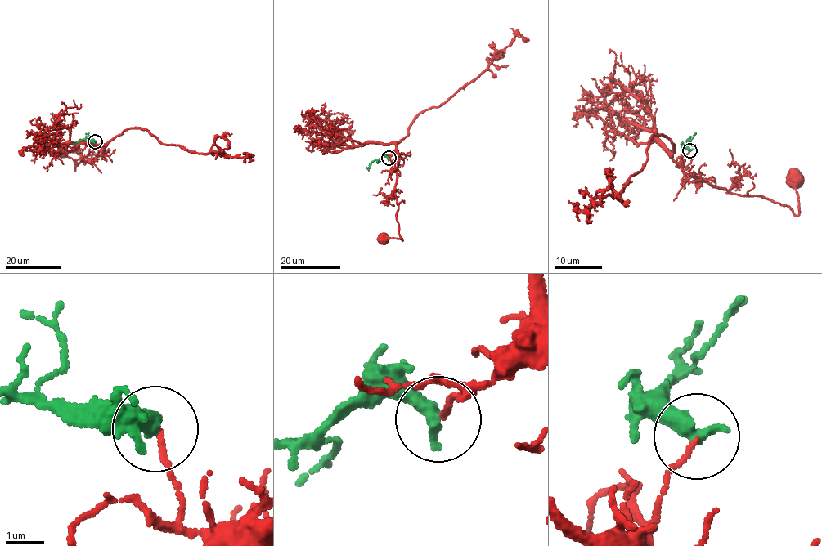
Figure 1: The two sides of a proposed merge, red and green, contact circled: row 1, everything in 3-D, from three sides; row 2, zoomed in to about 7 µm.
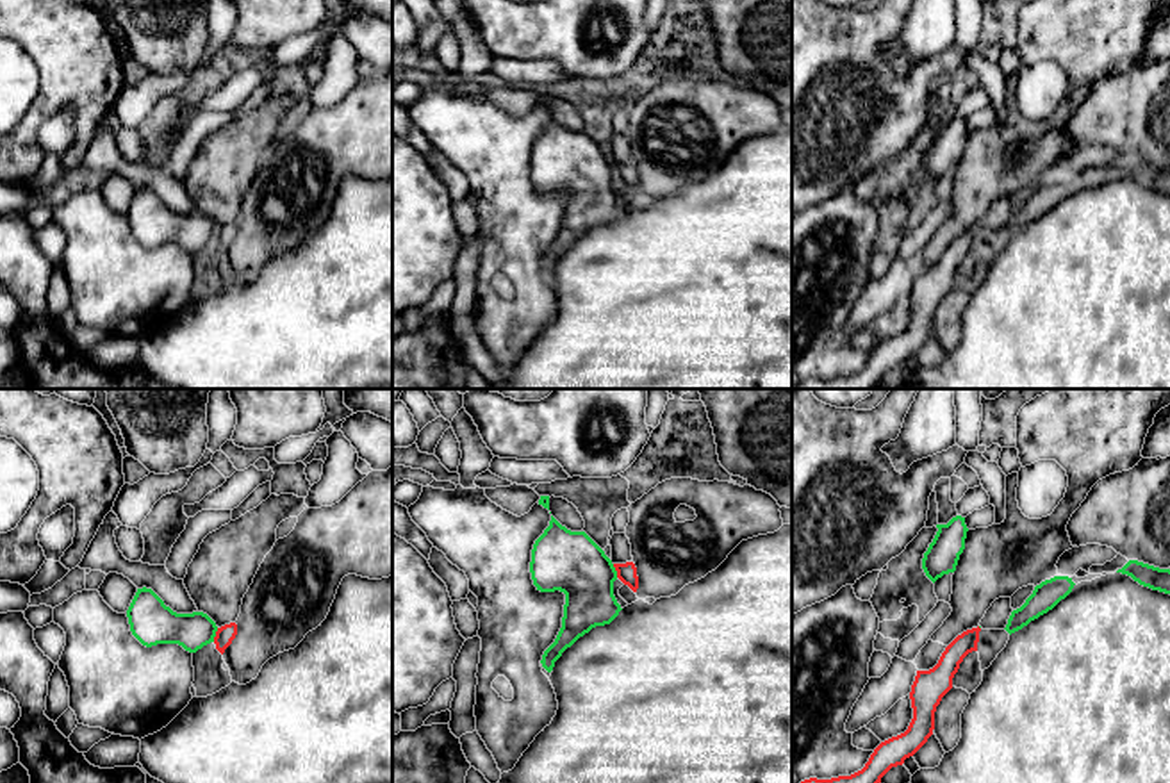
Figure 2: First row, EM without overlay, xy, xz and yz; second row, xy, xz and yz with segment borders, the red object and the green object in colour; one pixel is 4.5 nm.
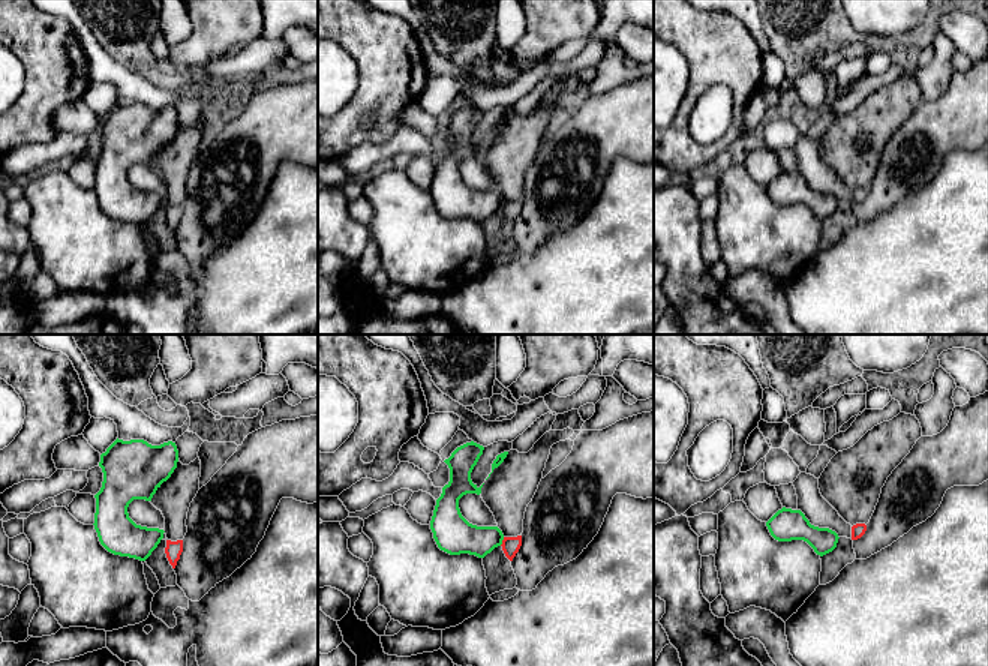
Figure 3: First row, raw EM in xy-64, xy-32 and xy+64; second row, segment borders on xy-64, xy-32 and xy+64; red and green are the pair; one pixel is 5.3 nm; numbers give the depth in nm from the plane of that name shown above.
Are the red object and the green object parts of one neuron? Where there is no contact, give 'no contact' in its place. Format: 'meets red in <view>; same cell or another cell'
meets red in xy; another cell

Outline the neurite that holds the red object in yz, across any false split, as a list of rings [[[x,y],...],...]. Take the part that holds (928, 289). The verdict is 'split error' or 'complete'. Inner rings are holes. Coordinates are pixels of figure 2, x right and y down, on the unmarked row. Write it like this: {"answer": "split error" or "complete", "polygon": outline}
{"answer": "complete", "polygon": [[[979,227],[963,232],[945,248],[933,269],[917,271],[910,293],[913,319],[908,330],[881,342],[861,371],[831,380],[810,378],[797,389],[874,389],[892,367],[902,366],[906,359],[913,357],[933,335],[936,307],[952,289],[960,264],[968,253],[977,251],[979,232]]]}

